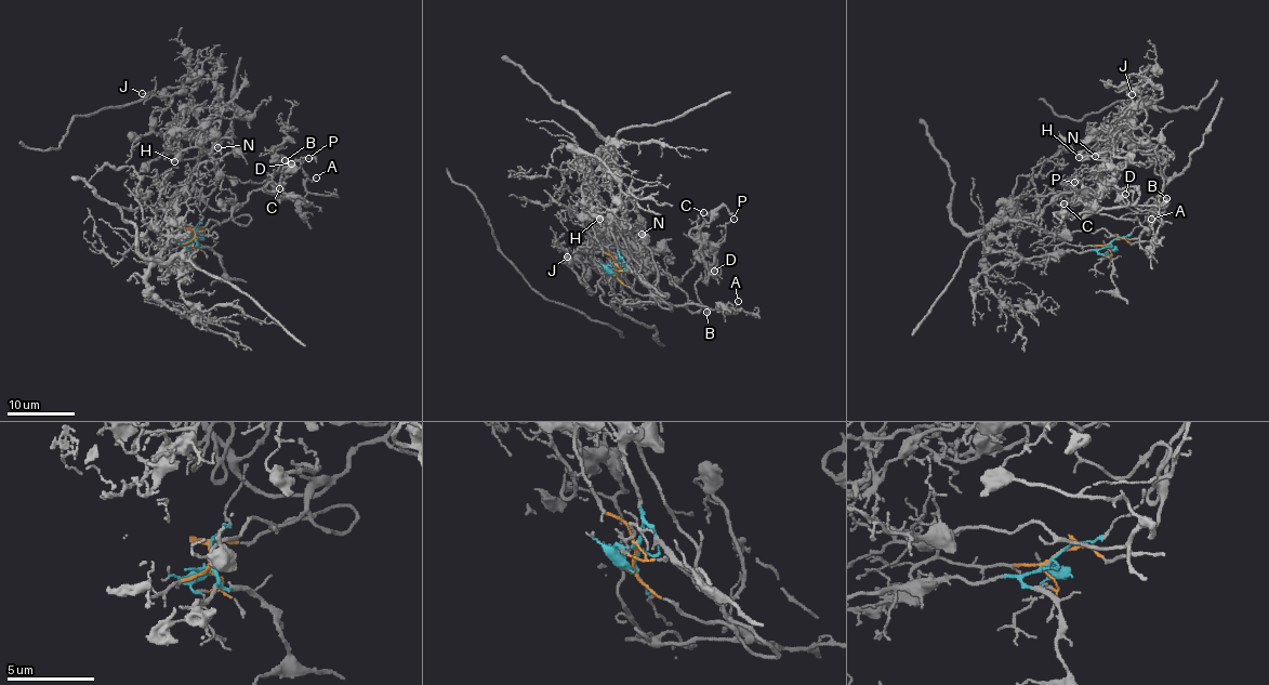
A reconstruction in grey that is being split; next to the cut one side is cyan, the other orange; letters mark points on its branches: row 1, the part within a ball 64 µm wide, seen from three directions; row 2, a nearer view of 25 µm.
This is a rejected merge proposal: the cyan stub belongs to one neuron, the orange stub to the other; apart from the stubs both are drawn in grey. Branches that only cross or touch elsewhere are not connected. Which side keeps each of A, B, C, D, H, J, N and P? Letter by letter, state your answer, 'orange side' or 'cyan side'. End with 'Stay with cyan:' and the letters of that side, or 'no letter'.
A: orange side
B: orange side
C: orange side
D: orange side
H: orange side
J: orange side
N: orange side
P: orange side
Stay with cyan: no letter

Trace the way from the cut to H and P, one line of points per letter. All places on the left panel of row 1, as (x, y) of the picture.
H: (194, 234), (222, 224), (230, 216), (228, 200), (236, 201), (216, 197), (210, 153), (184, 149), (174, 161)
P: (194, 234), (222, 224), (280, 172), (273, 175), (281, 158), (286, 178), (278, 184), (300, 159), (308, 159)

